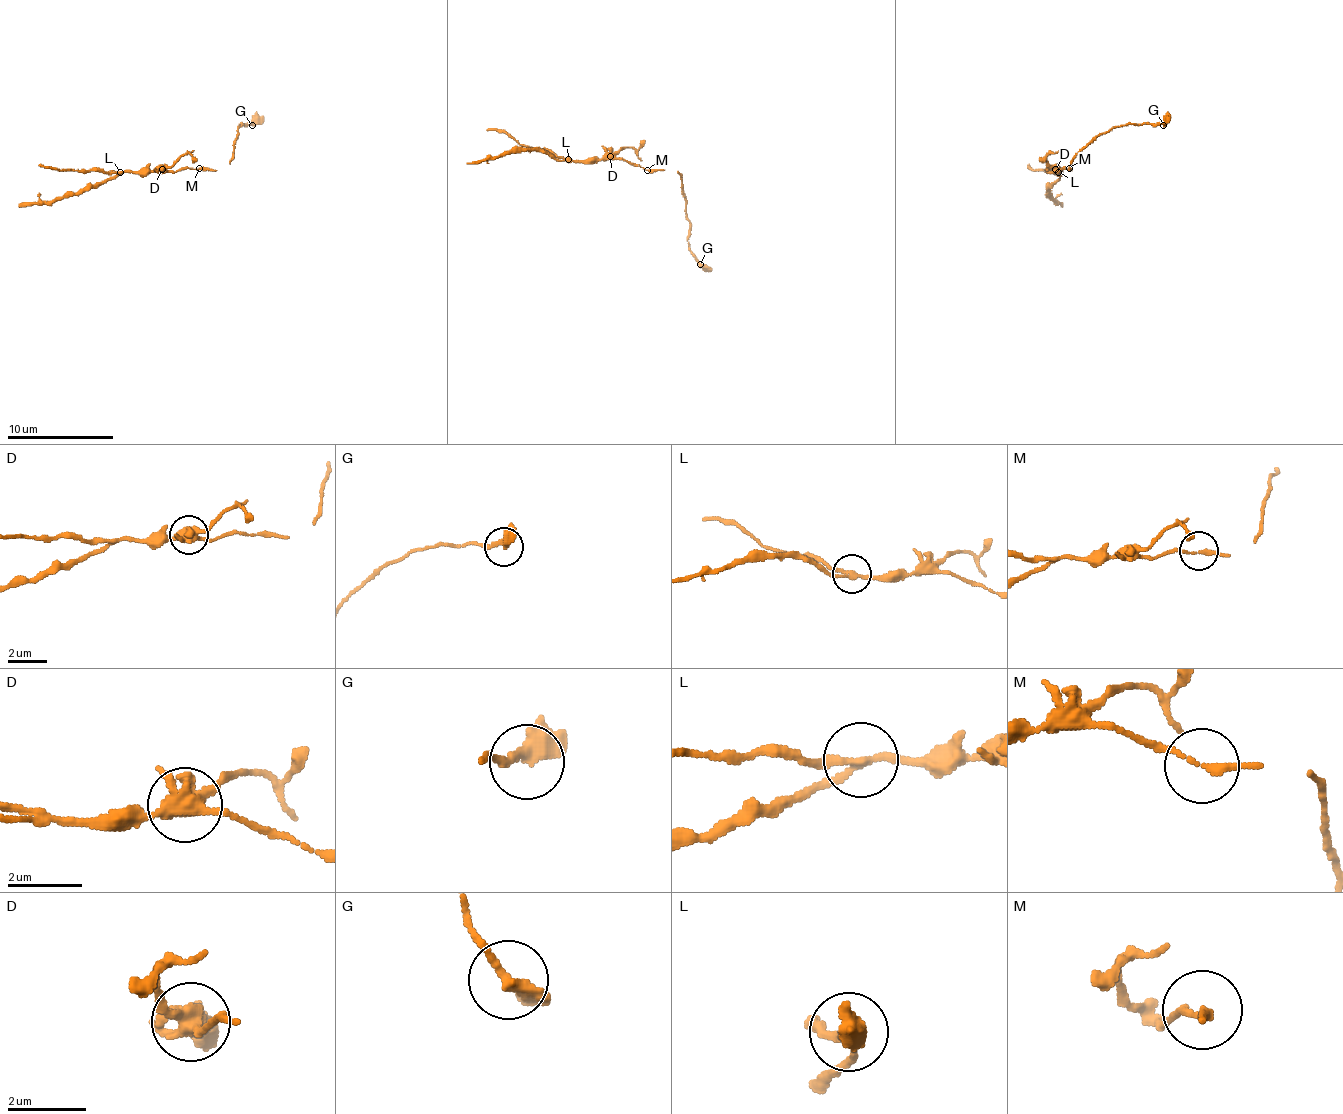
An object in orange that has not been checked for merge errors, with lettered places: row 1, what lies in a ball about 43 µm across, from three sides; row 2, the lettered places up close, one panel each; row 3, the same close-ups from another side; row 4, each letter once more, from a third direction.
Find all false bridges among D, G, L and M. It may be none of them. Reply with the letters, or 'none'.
D, L

